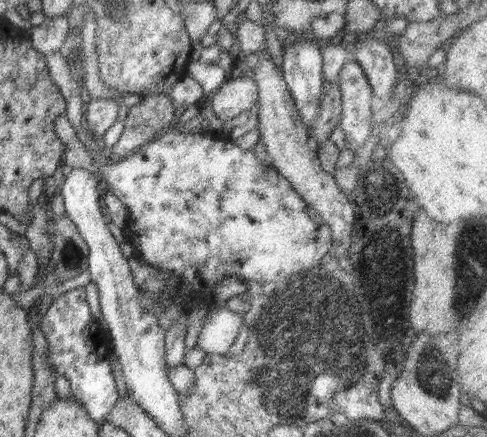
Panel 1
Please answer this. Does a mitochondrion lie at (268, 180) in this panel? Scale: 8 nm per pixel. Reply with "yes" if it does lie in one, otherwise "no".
yes

